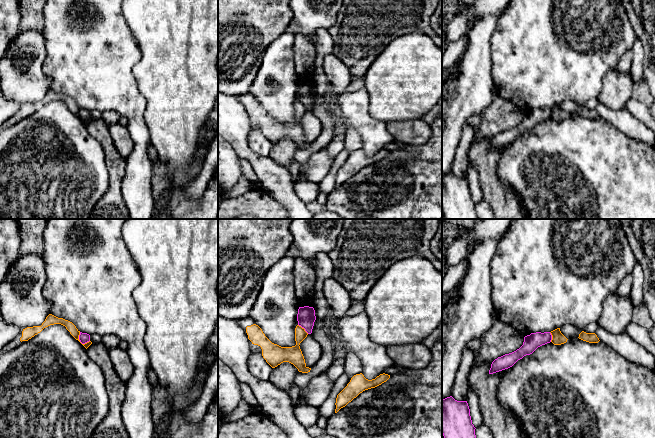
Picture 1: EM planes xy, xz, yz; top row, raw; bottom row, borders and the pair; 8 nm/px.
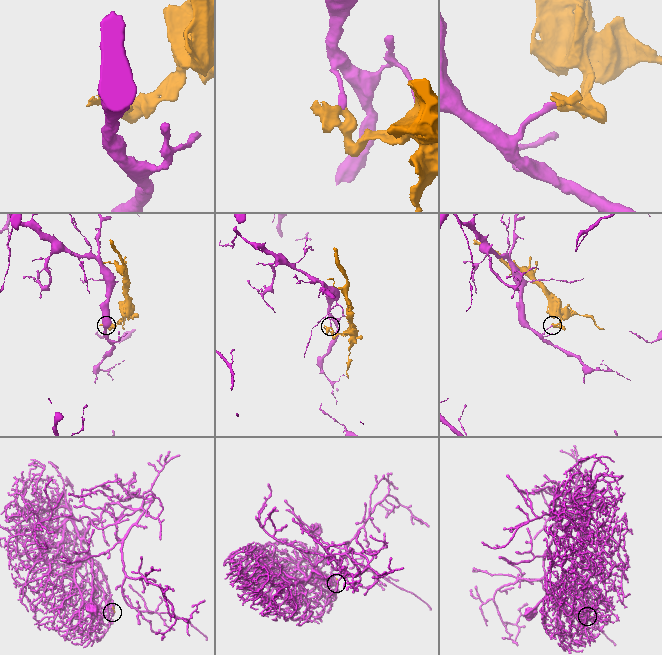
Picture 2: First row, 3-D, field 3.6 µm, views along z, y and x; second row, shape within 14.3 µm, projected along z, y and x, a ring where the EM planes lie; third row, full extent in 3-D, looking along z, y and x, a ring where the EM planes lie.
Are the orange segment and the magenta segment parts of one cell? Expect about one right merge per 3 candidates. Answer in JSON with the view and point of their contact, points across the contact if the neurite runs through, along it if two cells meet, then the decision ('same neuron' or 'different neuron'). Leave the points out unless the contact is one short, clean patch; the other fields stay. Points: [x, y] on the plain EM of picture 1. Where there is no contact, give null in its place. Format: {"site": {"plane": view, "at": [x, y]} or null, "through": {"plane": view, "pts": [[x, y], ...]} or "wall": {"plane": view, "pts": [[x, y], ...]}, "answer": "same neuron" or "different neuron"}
{"site": {"plane": "xy", "at": [79, 117]}, "wall": {"plane": "xy", "pts": [[79, 108], [79, 116], [82, 119], [89, 117]]}, "answer": "different neuron"}

